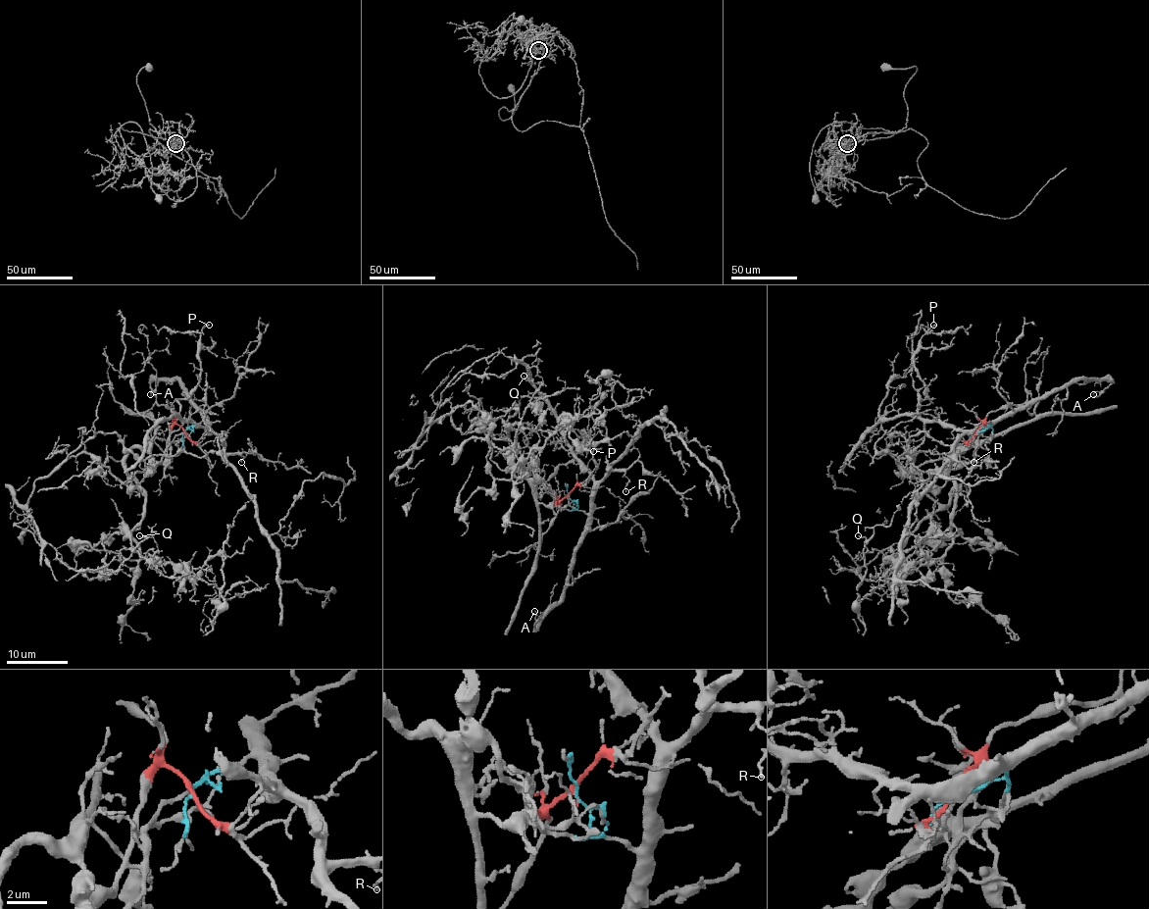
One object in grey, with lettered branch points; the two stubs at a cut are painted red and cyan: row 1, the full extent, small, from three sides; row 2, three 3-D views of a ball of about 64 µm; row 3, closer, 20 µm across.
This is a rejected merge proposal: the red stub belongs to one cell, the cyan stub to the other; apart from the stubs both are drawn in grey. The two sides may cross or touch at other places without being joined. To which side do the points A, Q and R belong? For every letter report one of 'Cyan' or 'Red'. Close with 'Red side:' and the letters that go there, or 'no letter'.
A: Cyan
Q: Red
R: Cyan
Red side: Q

